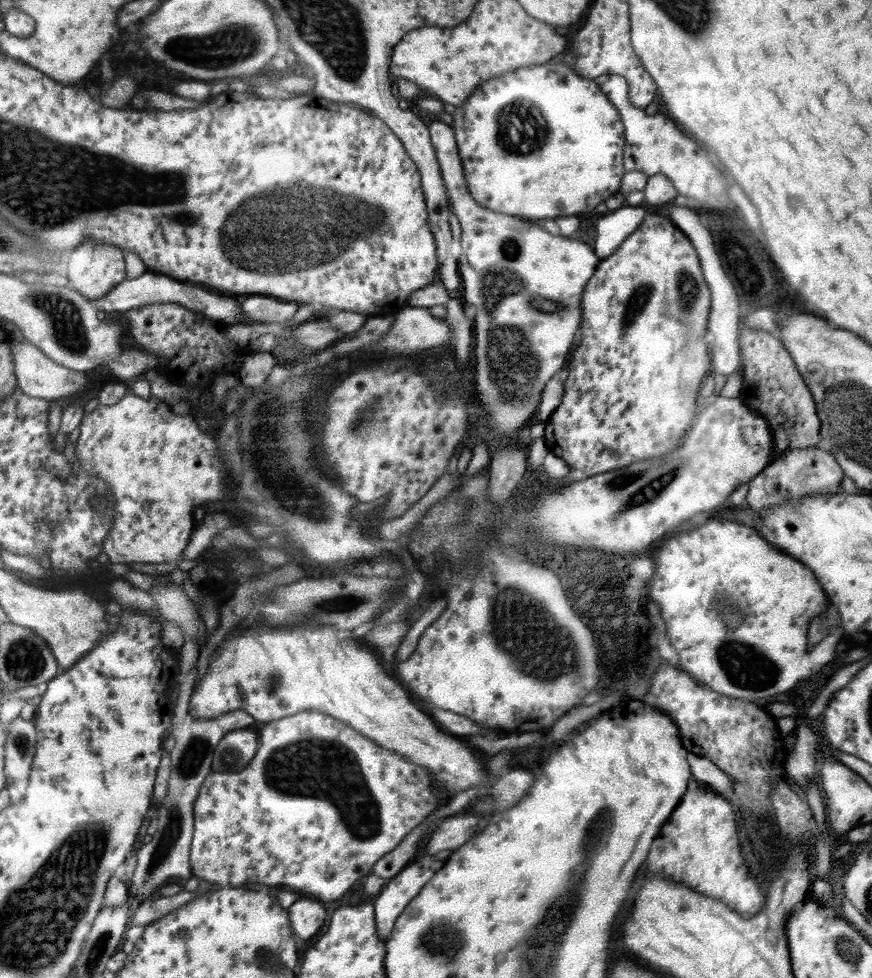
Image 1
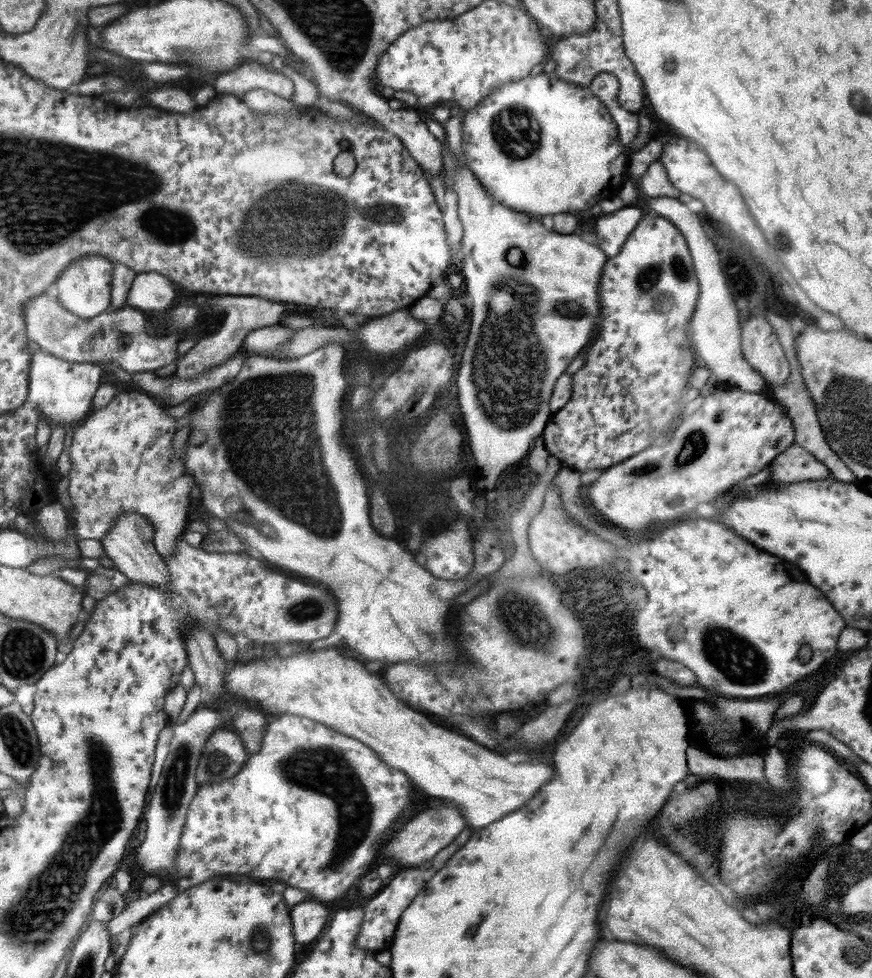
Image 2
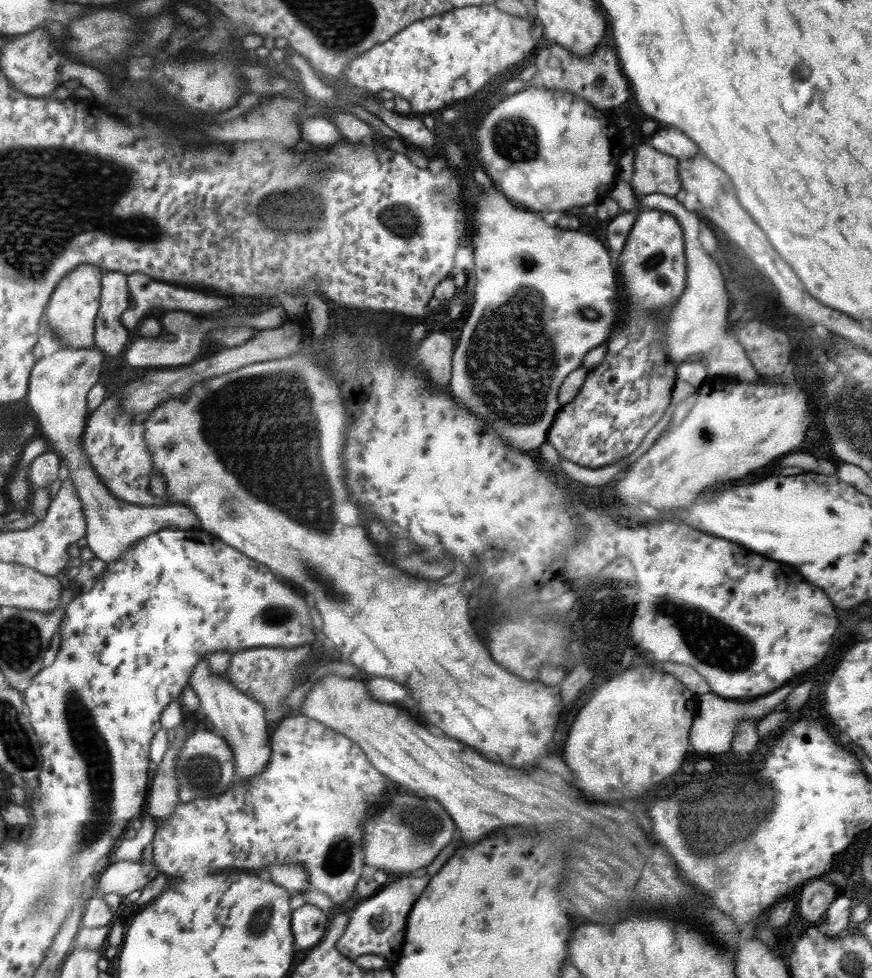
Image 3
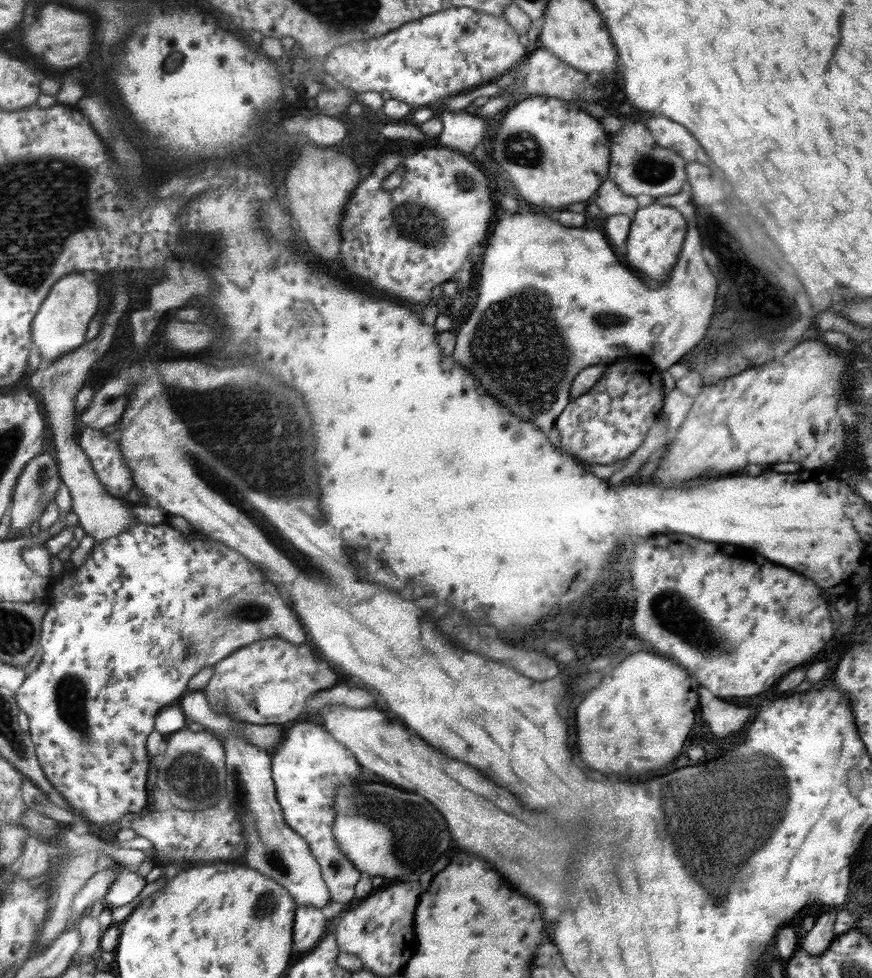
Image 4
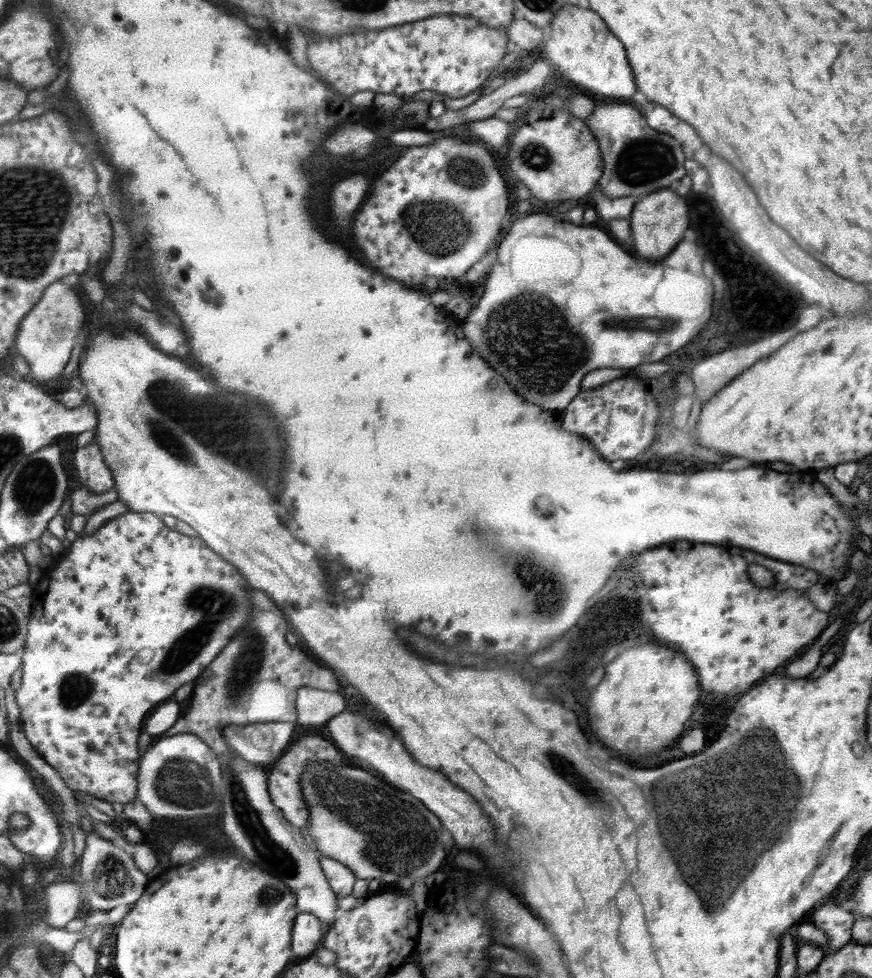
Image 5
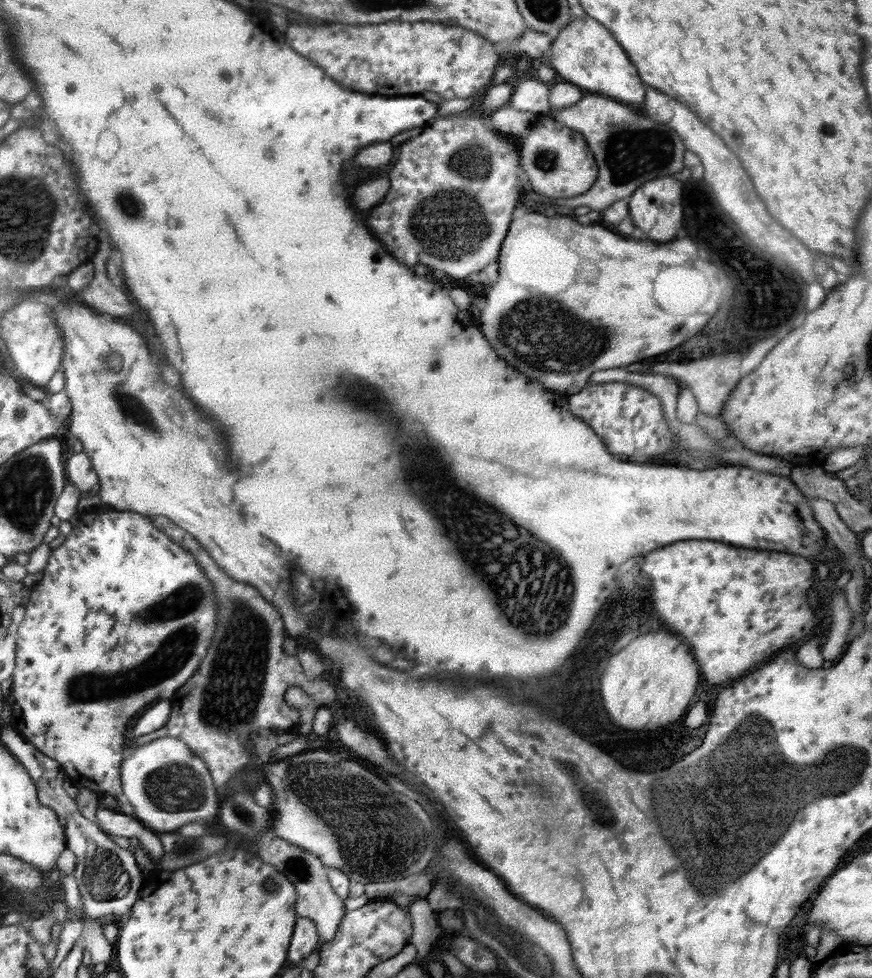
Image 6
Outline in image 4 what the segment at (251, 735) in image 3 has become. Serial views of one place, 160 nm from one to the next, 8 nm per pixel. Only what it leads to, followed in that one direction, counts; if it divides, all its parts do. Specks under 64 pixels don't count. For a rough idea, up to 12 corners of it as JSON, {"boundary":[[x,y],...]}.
{"boundary":[[240,735],[225,802],[242,818],[241,863],[298,906],[331,900],[306,840],[285,823],[271,756]]}

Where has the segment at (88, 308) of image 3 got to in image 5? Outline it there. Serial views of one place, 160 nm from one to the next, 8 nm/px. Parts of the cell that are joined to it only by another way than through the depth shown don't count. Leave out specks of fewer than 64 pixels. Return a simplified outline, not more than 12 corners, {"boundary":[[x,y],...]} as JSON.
{"boundary":[[50,284],[14,347],[38,385],[62,378],[86,320],[82,296]]}

